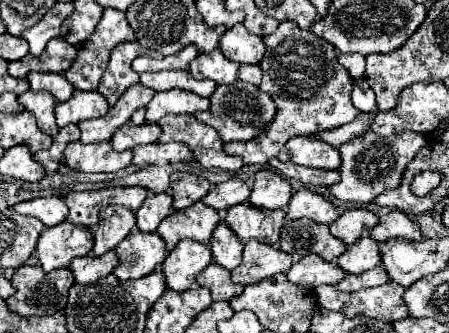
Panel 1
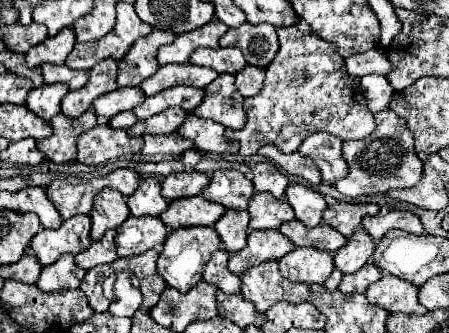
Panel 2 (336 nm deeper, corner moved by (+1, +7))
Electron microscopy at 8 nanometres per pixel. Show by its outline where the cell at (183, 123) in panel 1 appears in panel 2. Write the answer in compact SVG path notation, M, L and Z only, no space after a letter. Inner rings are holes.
M188 114L184 124L176 132L184 138L190 138L200 152L226 154L226 152L238 152L240 148L240 144L224 136L222 124L216 124L214 120L202 120L194 114Z

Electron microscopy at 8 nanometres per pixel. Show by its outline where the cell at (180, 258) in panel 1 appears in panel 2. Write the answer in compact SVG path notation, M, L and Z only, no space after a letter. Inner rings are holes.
M210 226L172 230L158 256L158 274L164 278L164 282L168 286L172 286L180 292L188 292L202 280L202 268L218 248L220 248L220 238L216 234L216 230Z

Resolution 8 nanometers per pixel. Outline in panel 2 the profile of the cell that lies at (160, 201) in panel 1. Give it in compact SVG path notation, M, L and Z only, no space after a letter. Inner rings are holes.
M142 178L136 192L128 196L128 208L132 216L160 216L168 208L168 200L160 194L160 180Z

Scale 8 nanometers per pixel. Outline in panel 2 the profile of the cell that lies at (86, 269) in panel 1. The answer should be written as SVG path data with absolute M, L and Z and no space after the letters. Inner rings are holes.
M108 230L102 240L92 242L86 252L76 254L76 264L84 270L90 270L98 264L112 264L116 260L116 246L114 246L114 230Z

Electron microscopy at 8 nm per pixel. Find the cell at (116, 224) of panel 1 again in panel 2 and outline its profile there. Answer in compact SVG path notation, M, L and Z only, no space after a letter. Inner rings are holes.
M104 188L96 196L94 208L90 212L90 220L92 220L90 236L92 236L92 240L100 240L106 230L118 228L128 216L130 216L130 208L126 206L126 198L118 190Z

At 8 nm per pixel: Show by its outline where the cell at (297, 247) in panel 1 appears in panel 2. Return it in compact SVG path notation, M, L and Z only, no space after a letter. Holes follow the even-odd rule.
M292 220L292 222L284 222L278 230L286 238L290 238L296 246L312 246L312 248L318 248L318 250L336 252L346 244L346 238L338 230L328 226L326 222L322 222L314 228L306 228L298 220Z

